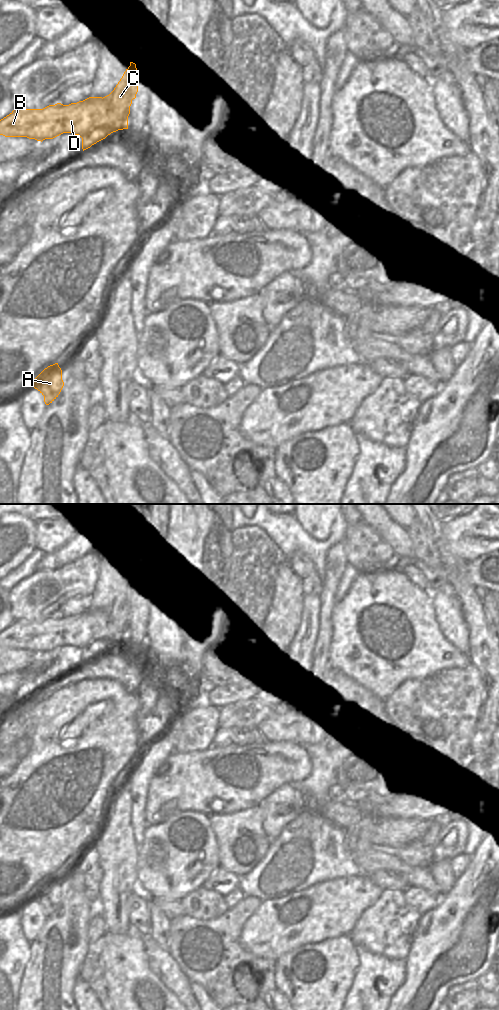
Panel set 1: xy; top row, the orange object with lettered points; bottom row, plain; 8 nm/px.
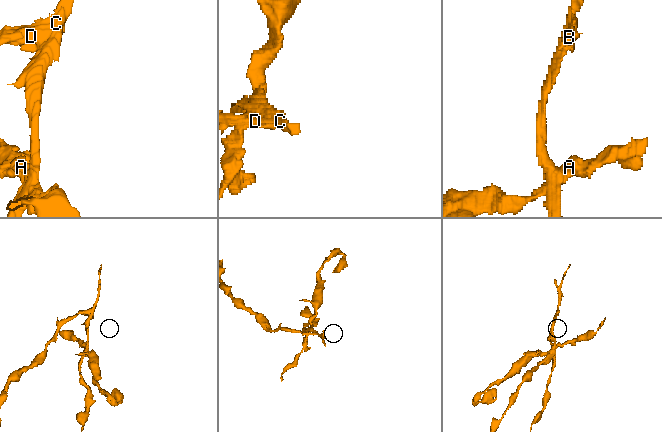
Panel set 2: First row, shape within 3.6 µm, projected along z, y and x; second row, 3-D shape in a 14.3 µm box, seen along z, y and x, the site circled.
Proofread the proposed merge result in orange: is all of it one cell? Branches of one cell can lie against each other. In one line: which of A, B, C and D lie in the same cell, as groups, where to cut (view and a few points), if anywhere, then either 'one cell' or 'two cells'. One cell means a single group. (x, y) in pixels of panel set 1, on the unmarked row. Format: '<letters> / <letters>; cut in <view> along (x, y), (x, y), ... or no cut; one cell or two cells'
A C / B D; cut in xy along (102, 610), (121, 626), (121, 633), (109, 640), (112, 644); two cells

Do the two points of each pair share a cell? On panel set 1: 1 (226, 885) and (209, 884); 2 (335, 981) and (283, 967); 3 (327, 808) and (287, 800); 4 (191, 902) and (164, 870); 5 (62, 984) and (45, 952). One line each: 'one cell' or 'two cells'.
1: one cell
2: one cell
3: one cell
4: two cells
5: one cell

